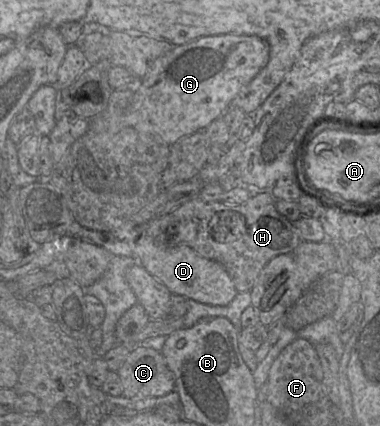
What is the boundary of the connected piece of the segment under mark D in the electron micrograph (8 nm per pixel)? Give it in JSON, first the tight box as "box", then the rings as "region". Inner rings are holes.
{"box":[135,232,238,306],"region":[[[144,232],[135,241],[135,256],[137,262],[174,295],[183,295],[204,304],[225,306],[238,293],[233,280],[222,264],[199,255],[189,245],[160,245]]]}

